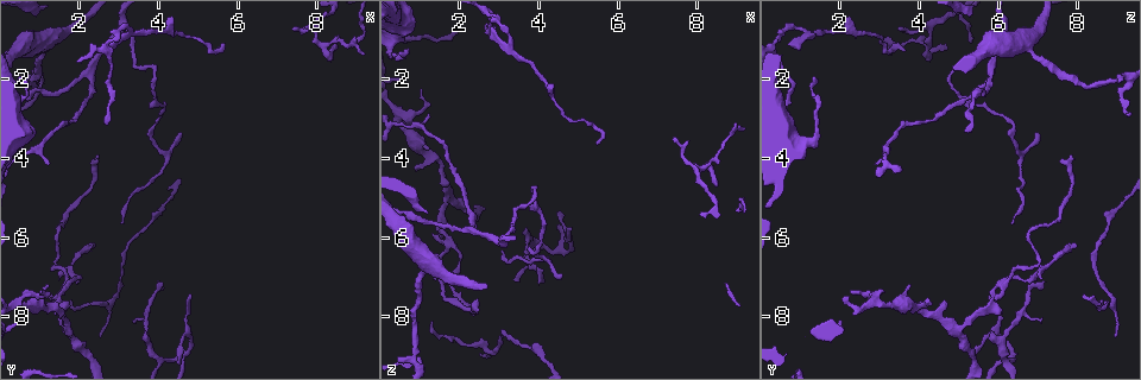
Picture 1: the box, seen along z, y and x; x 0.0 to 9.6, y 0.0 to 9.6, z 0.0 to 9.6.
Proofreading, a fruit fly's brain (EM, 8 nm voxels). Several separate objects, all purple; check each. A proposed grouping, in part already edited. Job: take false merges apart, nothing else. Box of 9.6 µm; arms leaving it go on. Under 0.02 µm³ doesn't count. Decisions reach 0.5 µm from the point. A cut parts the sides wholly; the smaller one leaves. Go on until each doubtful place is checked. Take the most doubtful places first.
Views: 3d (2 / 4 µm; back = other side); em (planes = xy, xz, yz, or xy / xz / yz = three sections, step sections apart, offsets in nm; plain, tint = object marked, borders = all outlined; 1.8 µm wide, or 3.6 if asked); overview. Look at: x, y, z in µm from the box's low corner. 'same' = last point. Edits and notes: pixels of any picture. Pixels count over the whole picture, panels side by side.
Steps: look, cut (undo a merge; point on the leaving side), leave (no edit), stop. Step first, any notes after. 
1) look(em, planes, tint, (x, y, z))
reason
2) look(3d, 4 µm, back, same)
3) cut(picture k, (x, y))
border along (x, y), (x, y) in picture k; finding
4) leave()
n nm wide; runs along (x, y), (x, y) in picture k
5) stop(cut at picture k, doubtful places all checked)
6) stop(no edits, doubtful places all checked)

look(em, xz, step 8, tint, (3.00, 0.85, 6.05))
three arms meet

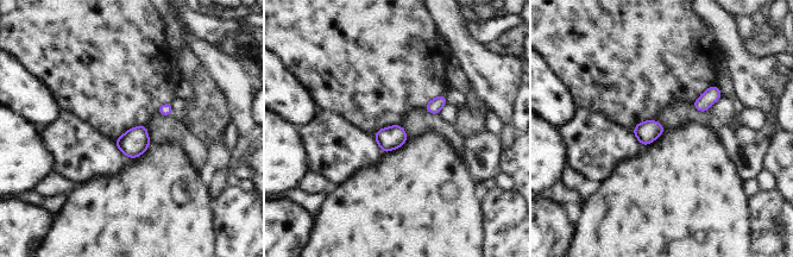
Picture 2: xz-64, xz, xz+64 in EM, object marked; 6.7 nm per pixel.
leave()
continuous, no second neuron

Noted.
look(3d, 4 µm, (2.30, 2.00, 5.75))
arms part here

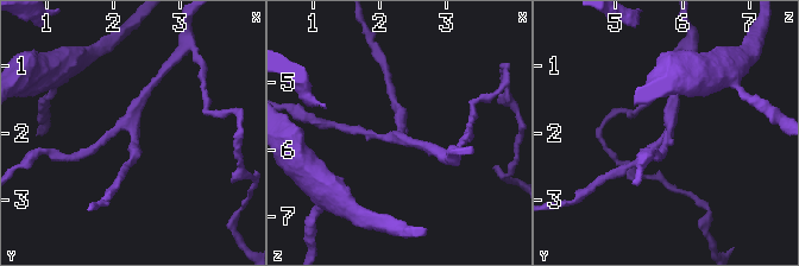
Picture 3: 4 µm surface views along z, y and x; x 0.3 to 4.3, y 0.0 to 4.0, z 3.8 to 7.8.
look(em, xz, step 4, tint, (2.30, 1.95, 5.80))
shape alone is not enough

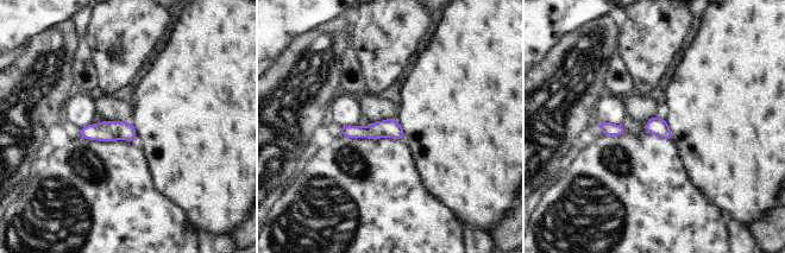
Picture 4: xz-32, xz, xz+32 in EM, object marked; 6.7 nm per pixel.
look(em, planes, tint, same)

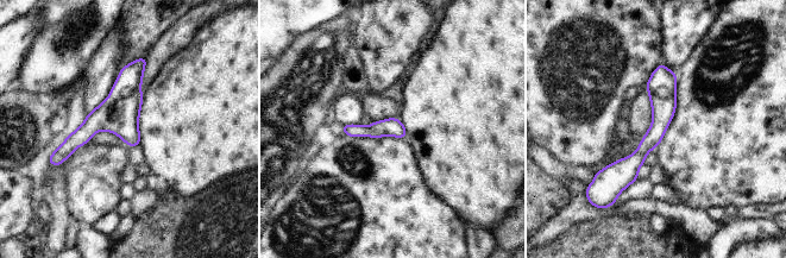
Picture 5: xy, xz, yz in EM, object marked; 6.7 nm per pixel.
leave()
one neuron here

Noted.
look(em, xz, step 4, tint, (4.70, 8.50, 5.90))

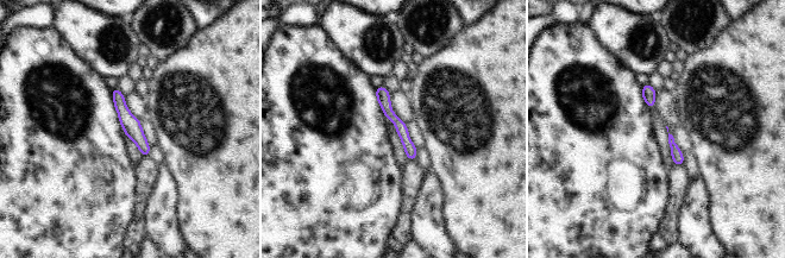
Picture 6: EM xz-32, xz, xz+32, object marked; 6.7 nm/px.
leave()
runs along (380, 89), (413, 157) in picture 6; one neuron here

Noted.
look(em, 3.6 µm, xy, step 8, plain, (1.70, 7.05, 6.10))
arms part here

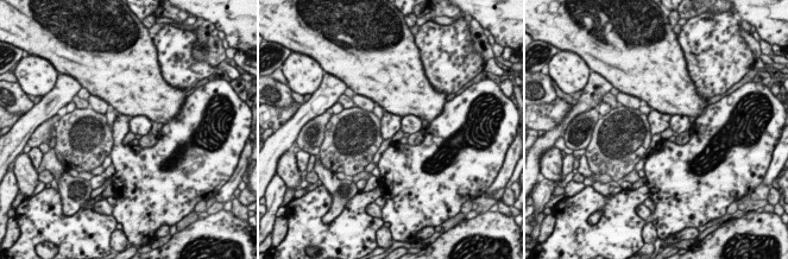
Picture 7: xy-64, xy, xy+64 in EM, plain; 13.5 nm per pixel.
look(em, 3.6 µm, xy, step 8, tint, same)

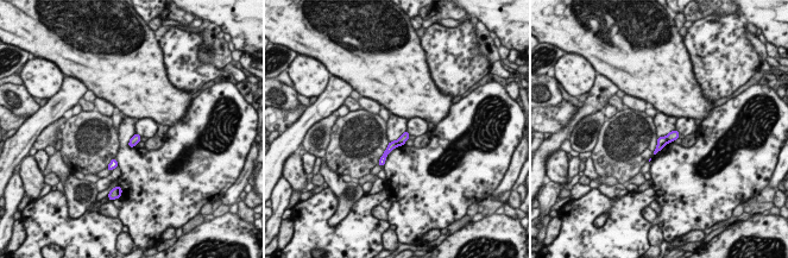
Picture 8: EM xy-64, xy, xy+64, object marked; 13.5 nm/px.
cut(picture 8, (662, 140))
the part that leaves runs along (395, 143), (384, 155), (380, 163) in picture 8; a second neuron is stuck on

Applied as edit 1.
look(em, 3.6 µm, planes, plain, (8.15, 1.15, 4.20))
abrupt turn

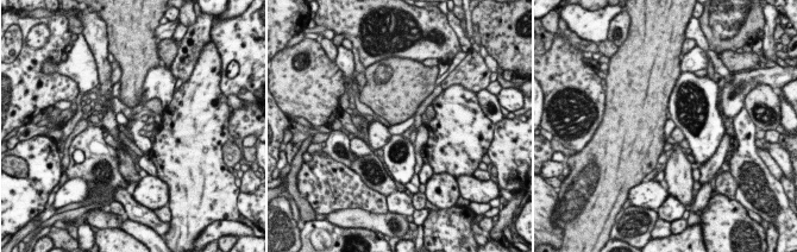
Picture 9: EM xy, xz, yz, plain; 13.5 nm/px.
look(em, 3.6 µm, planes, borders, same)

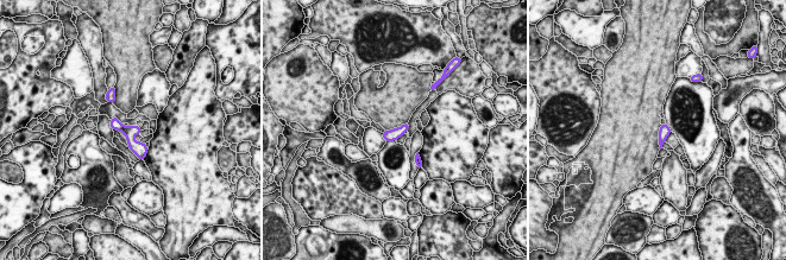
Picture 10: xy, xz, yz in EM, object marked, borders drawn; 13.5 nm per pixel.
leave()
140 nm wide; runs along (114, 121), (130, 135), (142, 154) in picture 10; continuous, no second neuron

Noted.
look(em, planes, tint, (1.65, 8.30, 4.90))
branch point

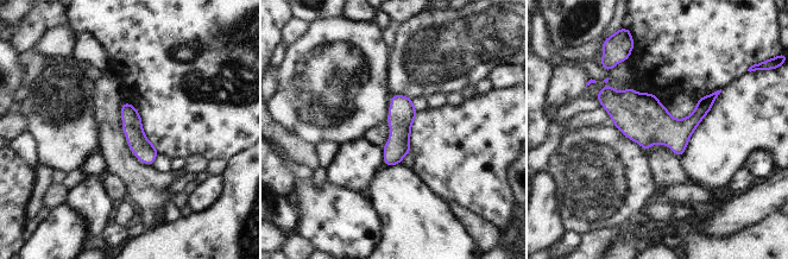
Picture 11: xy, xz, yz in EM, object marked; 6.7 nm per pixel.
leave()
runs along (125, 106), (149, 162) in picture 11; all the same neuron

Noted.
look(em, xy, step 8, tint, (1.05, 1.10, 6.55))
a fork

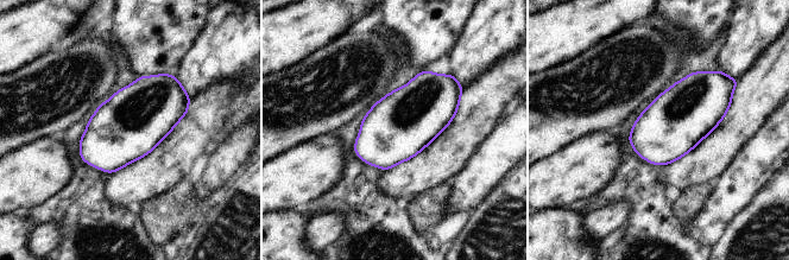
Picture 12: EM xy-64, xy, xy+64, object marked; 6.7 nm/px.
leave()
one neuron here

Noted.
stop(cut at picture 8, doubtful places all checked)

